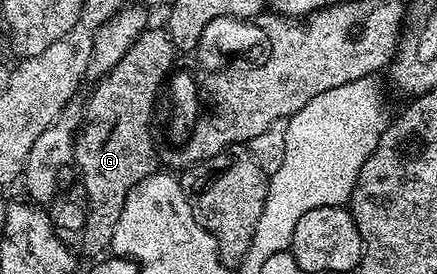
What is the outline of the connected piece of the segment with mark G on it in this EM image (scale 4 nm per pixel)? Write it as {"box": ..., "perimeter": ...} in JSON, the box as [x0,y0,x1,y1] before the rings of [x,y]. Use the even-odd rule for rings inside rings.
{"box":[73,28,177,256],"perimeter":[[[148,28],[140,34],[139,38],[129,48],[129,52],[125,52],[125,56],[121,56],[121,60],[117,60],[117,64],[114,68],[101,79],[98,79],[94,83],[95,86],[91,90],[91,95],[87,98],[87,106],[85,102],[85,121],[80,125],[78,135],[75,139],[75,157],[73,159],[74,169],[79,169],[83,173],[83,190],[87,193],[85,197],[85,205],[87,207],[87,219],[83,225],[81,231],[81,243],[83,242],[83,250],[87,254],[99,254],[95,256],[103,256],[111,249],[111,241],[113,240],[113,228],[117,228],[117,220],[121,220],[121,208],[125,208],[125,200],[127,199],[127,193],[138,184],[141,180],[145,180],[153,173],[156,173],[157,166],[155,166],[155,142],[151,139],[151,113],[155,110],[155,93],[168,81],[169,75],[172,73],[175,65],[175,57],[177,57],[177,51],[171,42],[171,37],[168,36],[166,29]]]}

